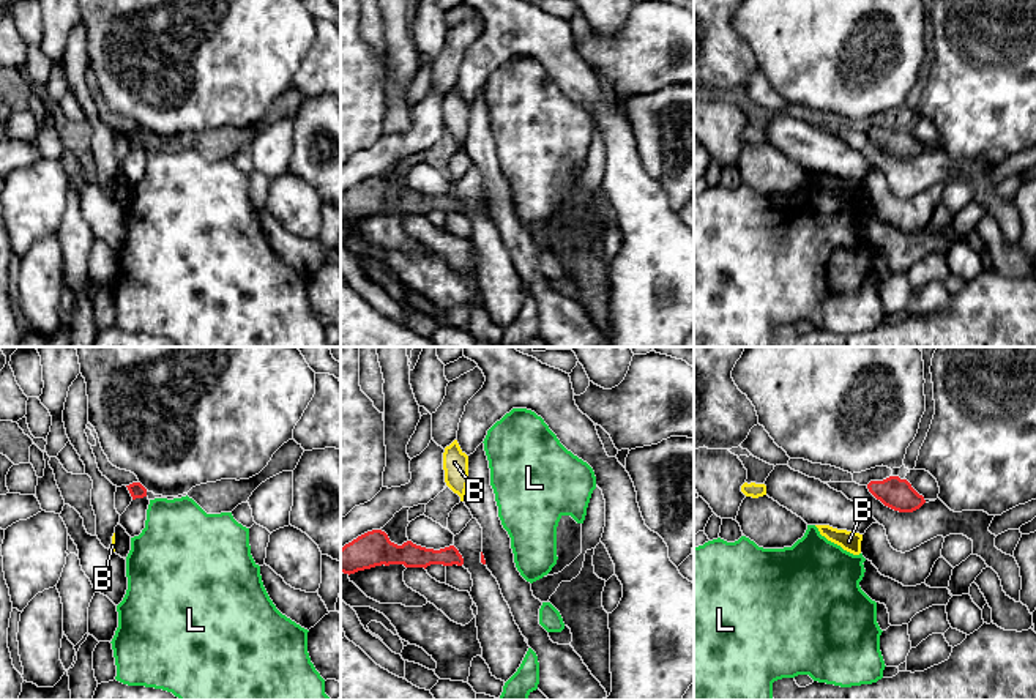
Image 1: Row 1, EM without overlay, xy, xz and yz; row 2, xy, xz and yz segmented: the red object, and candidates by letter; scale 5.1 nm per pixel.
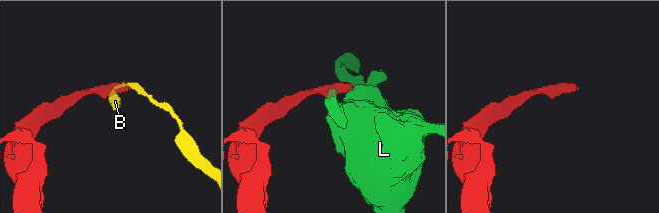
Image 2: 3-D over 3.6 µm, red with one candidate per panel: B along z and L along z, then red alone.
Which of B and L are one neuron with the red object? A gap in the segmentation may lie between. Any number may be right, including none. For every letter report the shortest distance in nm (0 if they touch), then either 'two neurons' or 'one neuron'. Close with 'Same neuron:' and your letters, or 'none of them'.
B: 190 nm | two neurons
L: 30 nm | two neurons
Same neuron: none of them

